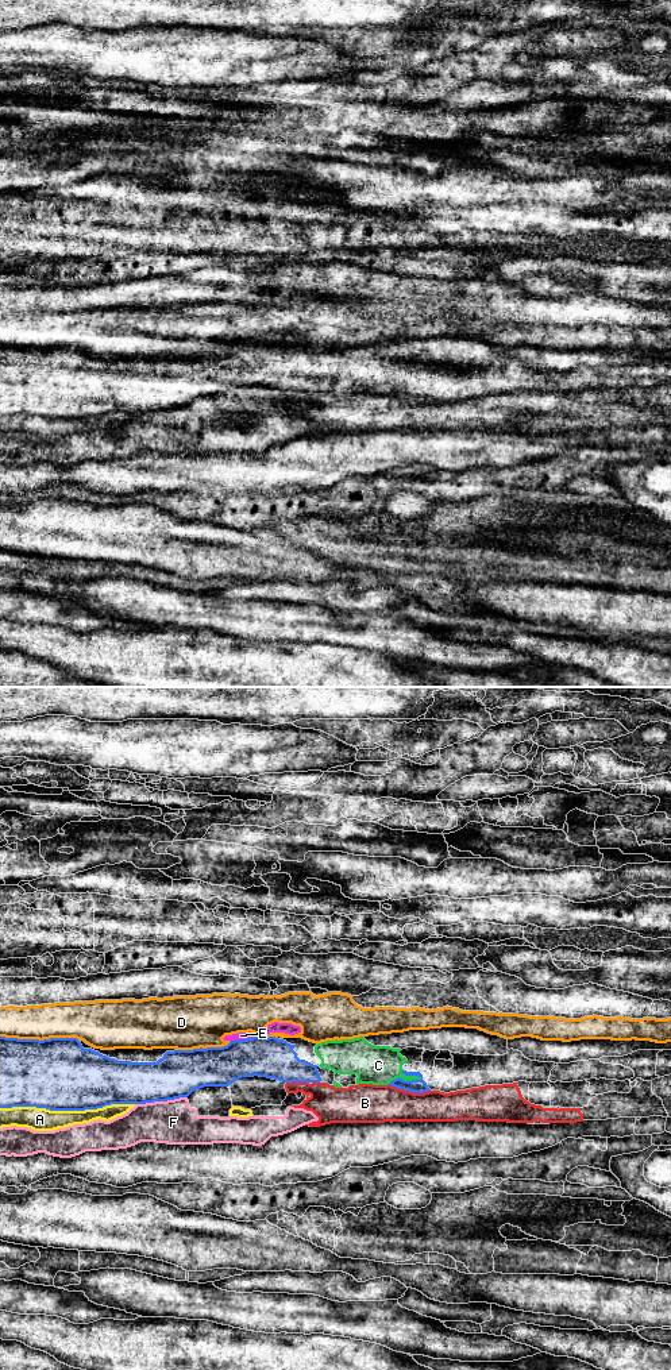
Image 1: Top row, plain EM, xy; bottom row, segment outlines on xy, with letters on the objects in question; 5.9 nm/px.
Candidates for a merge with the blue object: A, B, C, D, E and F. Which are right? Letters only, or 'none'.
C

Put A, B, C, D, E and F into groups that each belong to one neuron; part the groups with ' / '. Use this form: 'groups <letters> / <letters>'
groups A B / C / D / E / F

